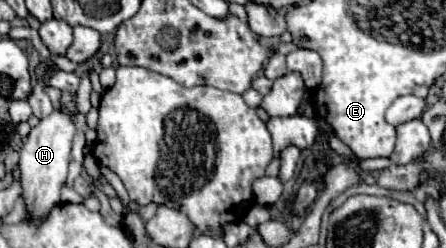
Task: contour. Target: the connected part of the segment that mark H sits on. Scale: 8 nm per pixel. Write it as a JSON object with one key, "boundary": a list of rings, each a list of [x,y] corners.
{"boundary":[[[63,91],[61,93],[61,105],[59,109],[53,109],[51,115],[41,119],[37,127],[31,129],[23,149],[21,149],[21,185],[23,185],[23,197],[27,201],[27,217],[45,217],[49,209],[61,203],[59,191],[61,185],[67,181],[67,167],[71,159],[71,147],[73,147],[73,137],[77,133],[77,127],[73,123],[73,115],[77,113],[77,103],[75,95]]]}

